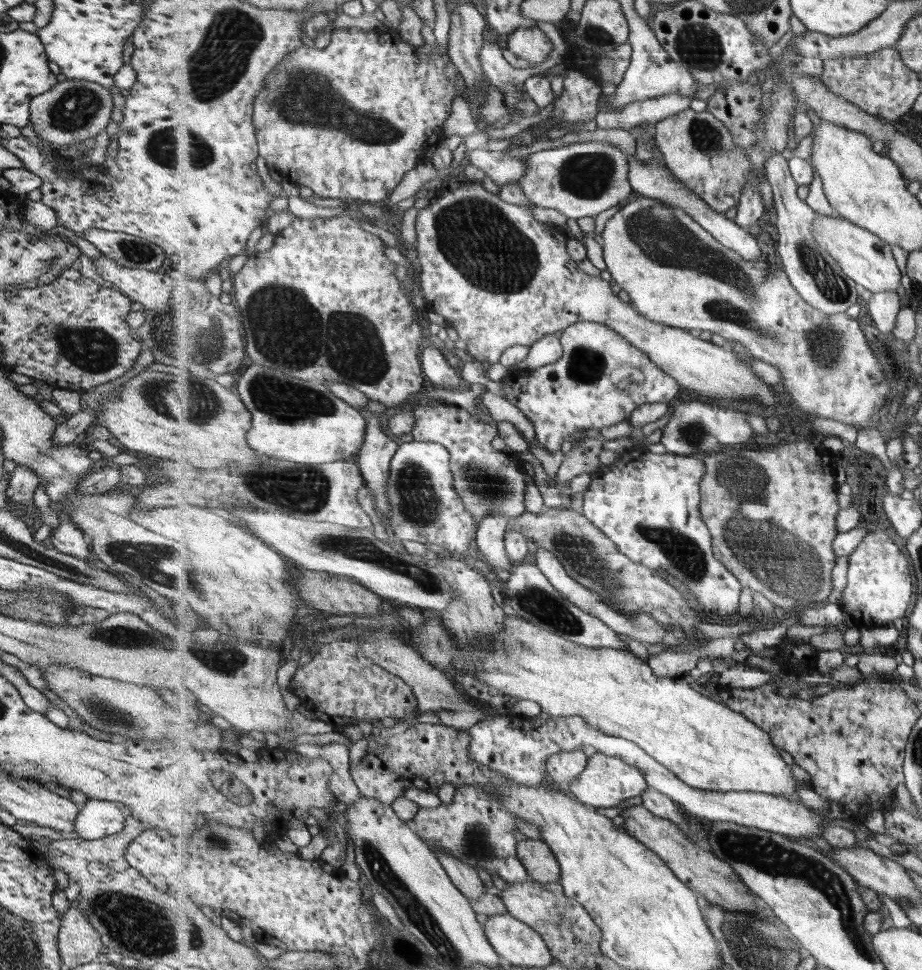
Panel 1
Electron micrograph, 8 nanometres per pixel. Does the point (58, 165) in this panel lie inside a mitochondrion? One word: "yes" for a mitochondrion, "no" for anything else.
no

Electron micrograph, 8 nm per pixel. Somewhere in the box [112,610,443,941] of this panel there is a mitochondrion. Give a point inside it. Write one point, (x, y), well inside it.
(225, 660)

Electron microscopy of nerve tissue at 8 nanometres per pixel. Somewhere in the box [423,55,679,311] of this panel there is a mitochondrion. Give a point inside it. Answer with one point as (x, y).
(474, 235)

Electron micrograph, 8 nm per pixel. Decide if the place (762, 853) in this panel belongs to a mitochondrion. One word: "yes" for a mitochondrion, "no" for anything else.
yes

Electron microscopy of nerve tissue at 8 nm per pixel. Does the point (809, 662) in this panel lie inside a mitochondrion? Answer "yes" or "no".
no

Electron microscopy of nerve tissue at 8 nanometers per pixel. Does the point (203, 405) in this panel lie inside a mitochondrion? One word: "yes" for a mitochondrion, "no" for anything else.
yes

